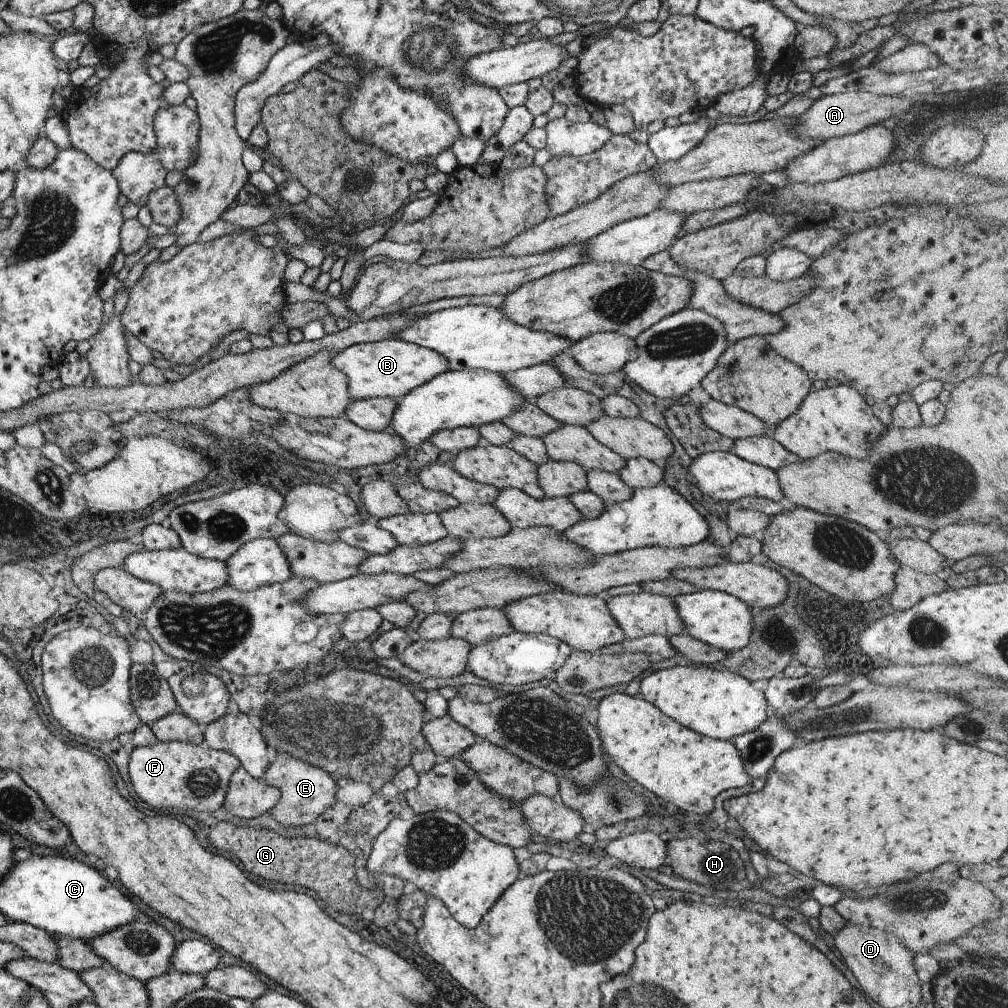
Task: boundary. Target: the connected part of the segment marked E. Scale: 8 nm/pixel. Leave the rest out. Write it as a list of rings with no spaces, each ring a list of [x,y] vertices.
[[[284,752],[278,753],[276,760],[269,764],[264,780],[270,786],[276,786],[280,790],[281,798],[270,813],[278,824],[286,828],[312,824],[326,808],[334,806],[337,802],[336,798],[340,796],[334,790],[334,782],[331,781],[330,774],[318,769],[318,766],[298,760]]]

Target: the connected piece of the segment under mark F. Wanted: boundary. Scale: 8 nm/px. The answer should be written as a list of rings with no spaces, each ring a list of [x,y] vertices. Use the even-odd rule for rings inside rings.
[[[157,742],[153,746],[134,749],[129,754],[129,775],[136,796],[154,810],[160,812],[190,812],[190,810],[218,810],[225,804],[232,774],[241,766],[240,760],[228,752],[209,748],[206,744],[196,745],[190,742]]]

